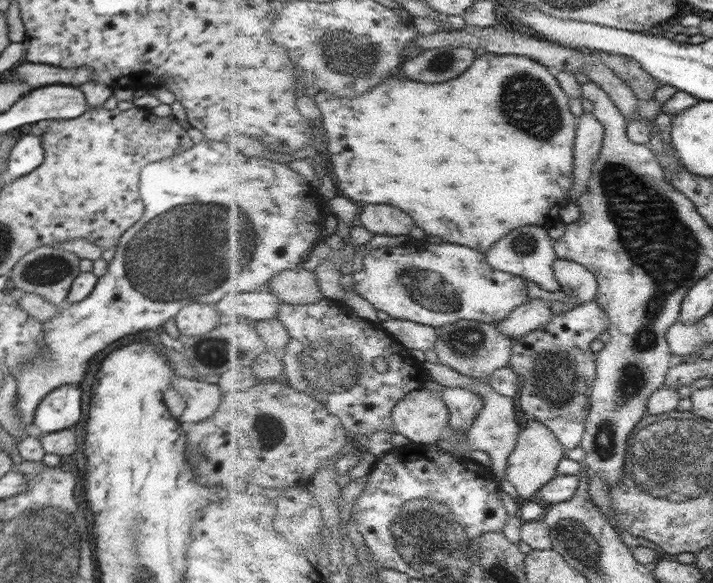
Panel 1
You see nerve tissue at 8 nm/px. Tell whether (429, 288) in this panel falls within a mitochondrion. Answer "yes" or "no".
yes

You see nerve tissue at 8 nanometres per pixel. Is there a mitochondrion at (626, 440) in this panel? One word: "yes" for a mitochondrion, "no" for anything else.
yes

